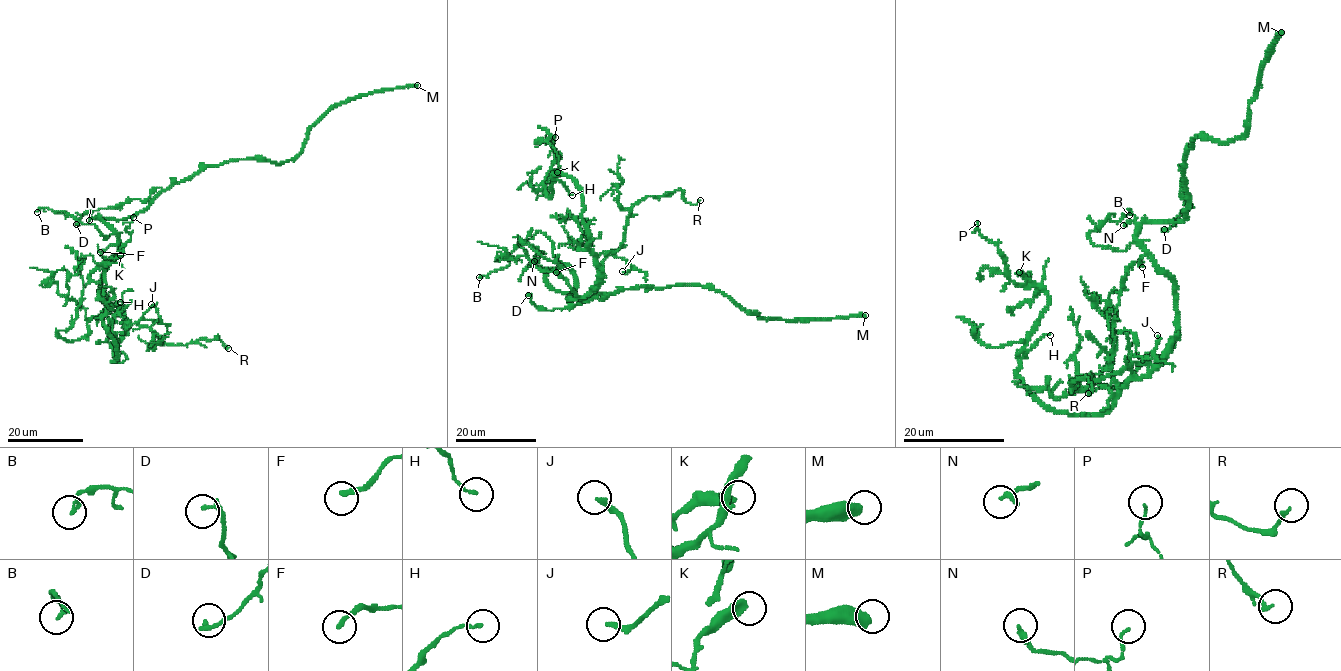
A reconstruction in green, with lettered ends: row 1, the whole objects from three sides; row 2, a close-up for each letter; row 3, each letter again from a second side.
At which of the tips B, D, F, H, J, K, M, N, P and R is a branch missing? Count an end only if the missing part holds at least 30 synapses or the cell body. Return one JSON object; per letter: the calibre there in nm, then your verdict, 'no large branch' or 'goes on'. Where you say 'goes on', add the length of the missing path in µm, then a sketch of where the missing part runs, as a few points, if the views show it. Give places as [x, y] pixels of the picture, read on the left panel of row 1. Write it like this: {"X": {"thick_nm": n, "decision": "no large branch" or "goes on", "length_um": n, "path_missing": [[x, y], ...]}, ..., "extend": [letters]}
{"B": {"thick_nm": 170, "decision": "no large branch"}, "D": {"thick_nm": 190, "decision": "no large branch"}, "F": {"thick_nm": 220, "decision": "goes on", "length_um": 100, "path_missing": [[100, 252], [71, 290], [62, 327], [83, 359], [119, 383], [124, 394], [127, 409]]}, "H": {"thick_nm": 120, "decision": "no large branch"}, "J": {"thick_nm": 180, "decision": "no large branch"}, "K": {"thick_nm": 420, "decision": "no large branch"}, "M": {"thick_nm": 500, "decision": "goes on", "length_um": 130}, "N": {"thick_nm": 200, "decision": "no large branch"}, "P": {"thick_nm": 110, "decision": "no large branch"}, "R": {"thick_nm": 140, "decision": "no large branch"}, "extend": ["F", "M"]}

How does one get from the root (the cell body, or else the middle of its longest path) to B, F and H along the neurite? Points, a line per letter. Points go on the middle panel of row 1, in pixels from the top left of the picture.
B: (564, 266), (553, 254), (553, 242), (538, 231), (510, 254), (505, 267), (479, 277)
F: (564, 266), (573, 270), (559, 268), (556, 272)
H: (564, 266), (575, 283), (569, 299), (597, 285), (582, 191), (561, 172), (551, 175), (572, 195)

